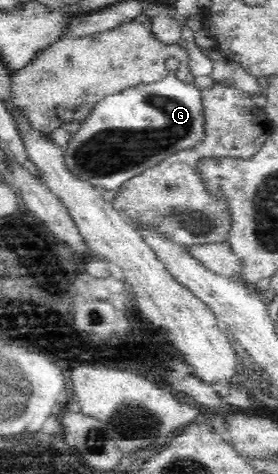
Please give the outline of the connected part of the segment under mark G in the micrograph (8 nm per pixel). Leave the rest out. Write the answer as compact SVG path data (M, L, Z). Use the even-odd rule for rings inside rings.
M171 74L161 81L139 83L127 87L121 93L113 93L98 101L80 121L79 129L71 135L63 164L71 175L81 181L87 181L93 187L101 187L105 191L119 191L123 183L143 171L159 165L171 153L181 149L191 149L202 138L202 105L201 91L193 83L180 81Z

